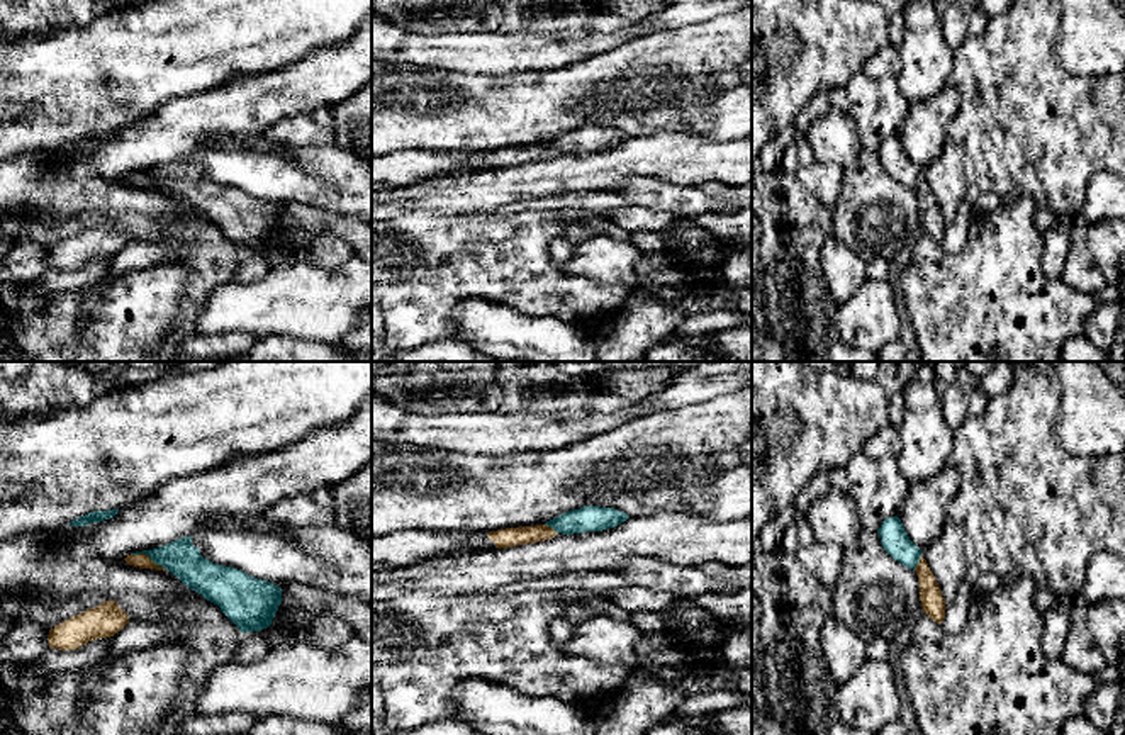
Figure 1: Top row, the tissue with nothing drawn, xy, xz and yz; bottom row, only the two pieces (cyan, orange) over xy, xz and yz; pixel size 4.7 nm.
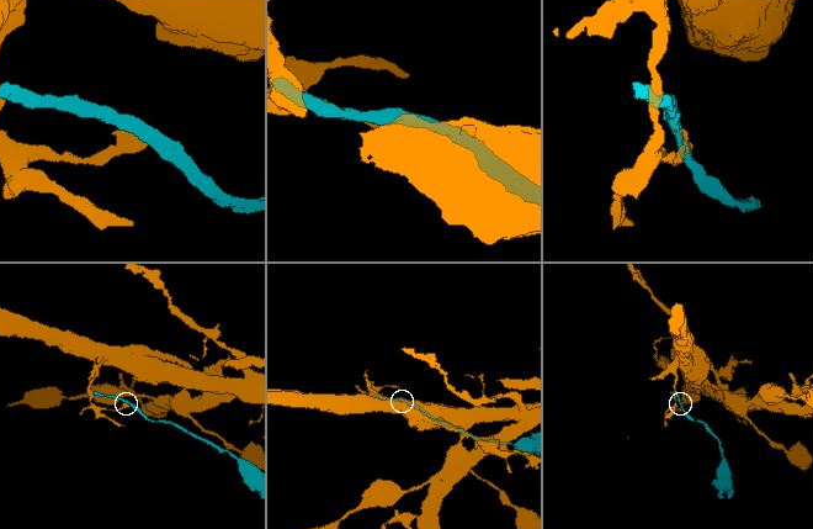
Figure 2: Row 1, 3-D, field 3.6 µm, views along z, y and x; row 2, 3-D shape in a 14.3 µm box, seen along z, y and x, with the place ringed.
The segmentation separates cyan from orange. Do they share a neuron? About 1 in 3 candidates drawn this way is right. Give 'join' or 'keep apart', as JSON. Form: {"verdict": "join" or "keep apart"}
{"verdict": "keep apart"}

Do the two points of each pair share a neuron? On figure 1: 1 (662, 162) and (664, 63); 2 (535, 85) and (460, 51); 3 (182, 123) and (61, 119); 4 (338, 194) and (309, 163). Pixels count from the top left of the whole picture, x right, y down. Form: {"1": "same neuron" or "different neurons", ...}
{"1": "different neurons", "2": "different neurons", "3": "different neurons", "4": "same neuron"}

